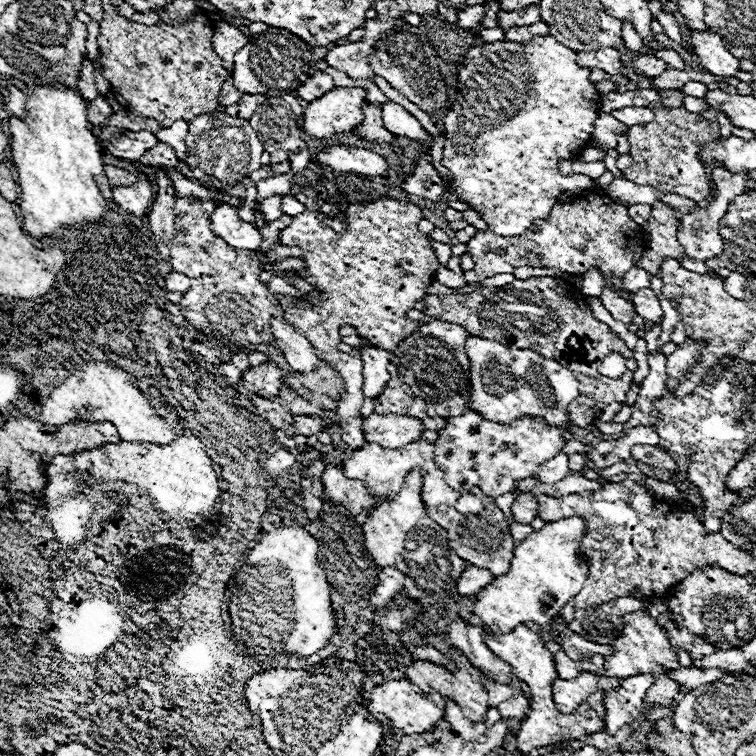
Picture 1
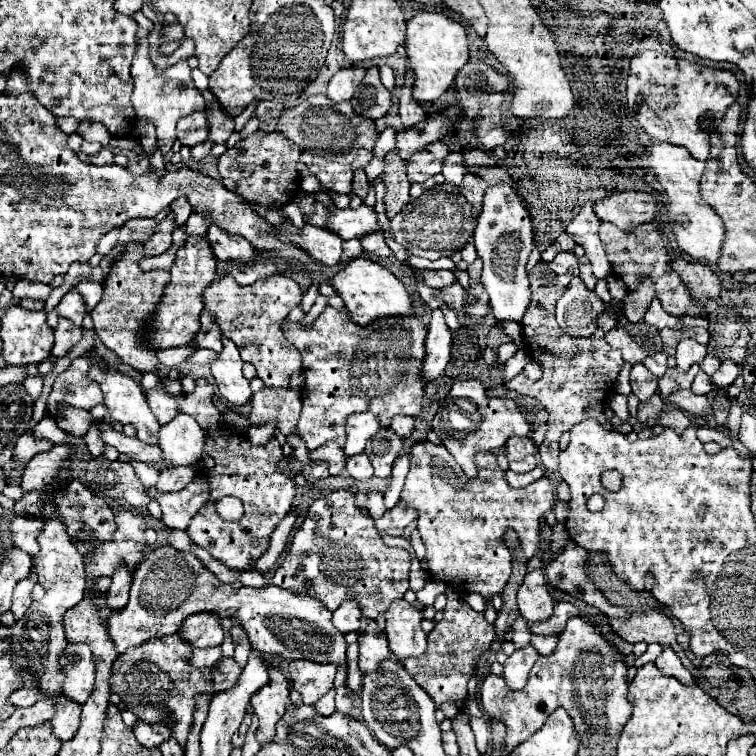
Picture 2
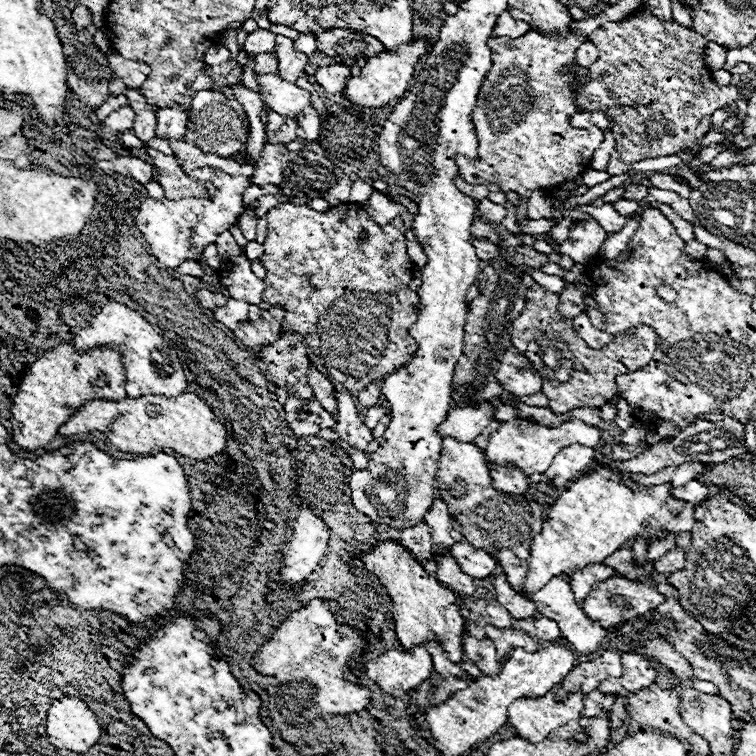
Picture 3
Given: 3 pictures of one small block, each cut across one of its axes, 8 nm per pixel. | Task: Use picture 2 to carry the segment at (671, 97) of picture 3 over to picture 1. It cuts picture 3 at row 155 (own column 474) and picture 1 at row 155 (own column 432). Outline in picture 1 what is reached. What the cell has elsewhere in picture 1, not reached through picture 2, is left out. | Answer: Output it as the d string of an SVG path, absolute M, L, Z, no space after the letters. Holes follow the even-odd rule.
M650 104L648 108L656 110L656 118L644 126L632 126L628 132L628 144L630 144L628 154L632 156L634 164L622 170L624 178L628 178L634 184L656 186L696 202L706 200L710 194L710 186L708 186L710 178L700 158L700 148L704 146L704 142L720 138L718 122L688 112L684 106L664 108L664 106Z

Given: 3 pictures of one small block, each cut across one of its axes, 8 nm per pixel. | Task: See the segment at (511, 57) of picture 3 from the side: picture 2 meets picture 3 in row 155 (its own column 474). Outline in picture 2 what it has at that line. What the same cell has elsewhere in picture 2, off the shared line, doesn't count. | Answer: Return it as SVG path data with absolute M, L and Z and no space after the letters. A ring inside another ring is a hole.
M418 441L410 453L410 472L400 500L418 512L416 524L426 546L430 578L444 582L458 594L476 592L486 602L492 602L494 596L502 596L514 564L512 554L504 544L504 530L512 528L518 532L526 562L540 550L540 518L556 504L550 478L542 476L524 488L512 488L492 452L476 454L476 478L466 478L442 444Z

